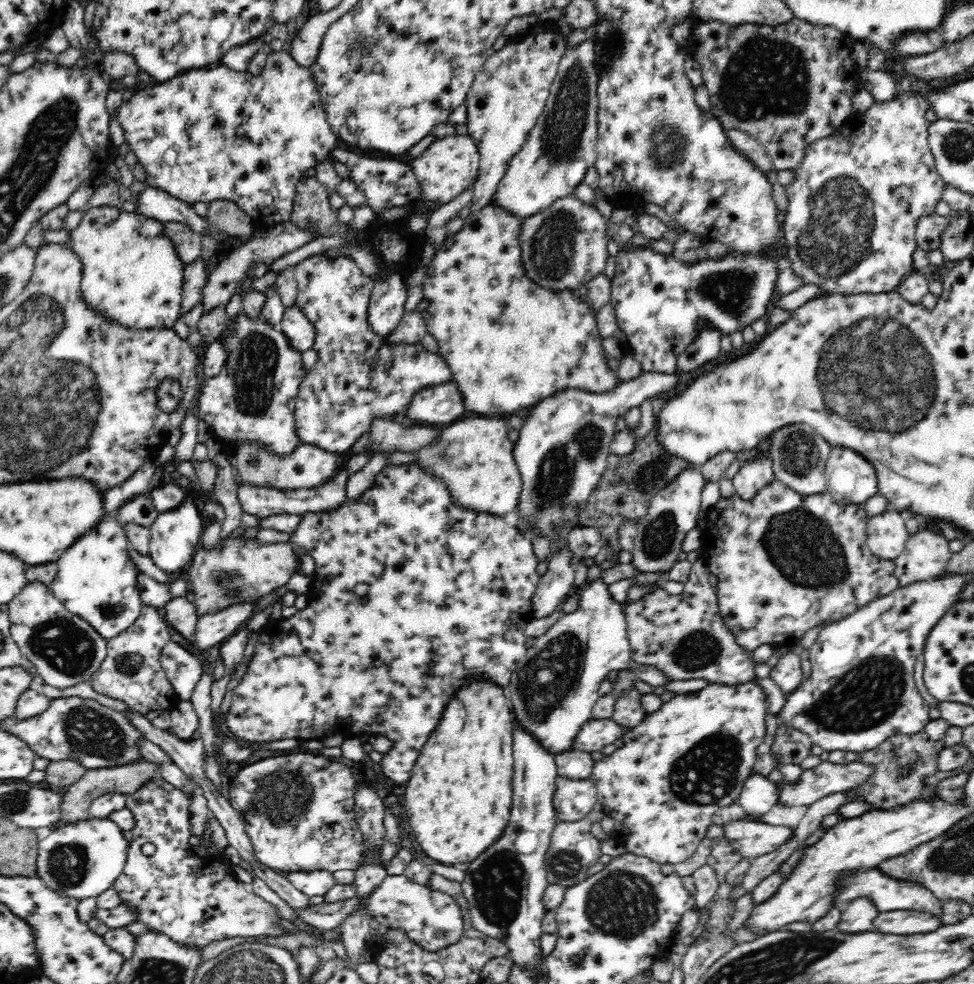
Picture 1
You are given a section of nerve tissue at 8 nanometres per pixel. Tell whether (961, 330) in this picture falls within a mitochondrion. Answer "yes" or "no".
no

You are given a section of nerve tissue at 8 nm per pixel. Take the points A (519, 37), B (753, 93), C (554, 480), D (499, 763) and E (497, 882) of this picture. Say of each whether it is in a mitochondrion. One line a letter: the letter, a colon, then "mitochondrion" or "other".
A: other
B: mitochondrion
C: mitochondrion
D: other
E: mitochondrion

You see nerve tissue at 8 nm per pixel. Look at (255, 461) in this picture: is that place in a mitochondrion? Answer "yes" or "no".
yes

